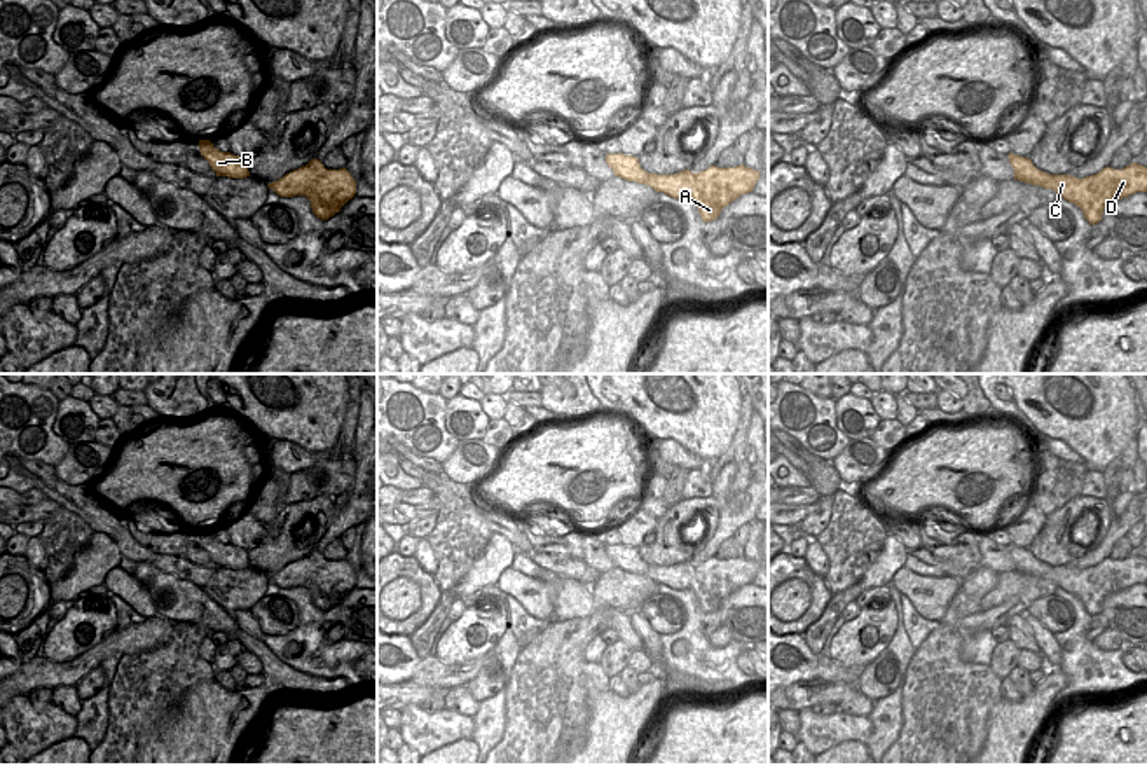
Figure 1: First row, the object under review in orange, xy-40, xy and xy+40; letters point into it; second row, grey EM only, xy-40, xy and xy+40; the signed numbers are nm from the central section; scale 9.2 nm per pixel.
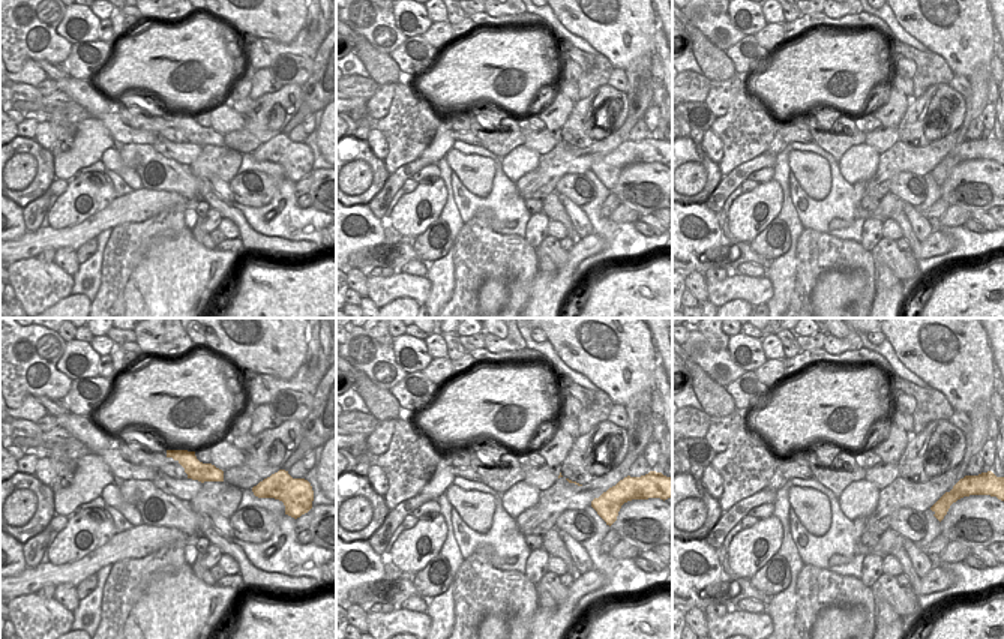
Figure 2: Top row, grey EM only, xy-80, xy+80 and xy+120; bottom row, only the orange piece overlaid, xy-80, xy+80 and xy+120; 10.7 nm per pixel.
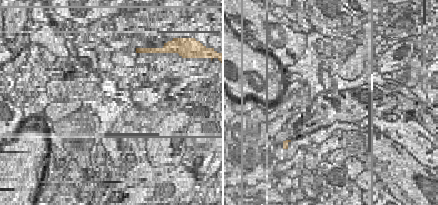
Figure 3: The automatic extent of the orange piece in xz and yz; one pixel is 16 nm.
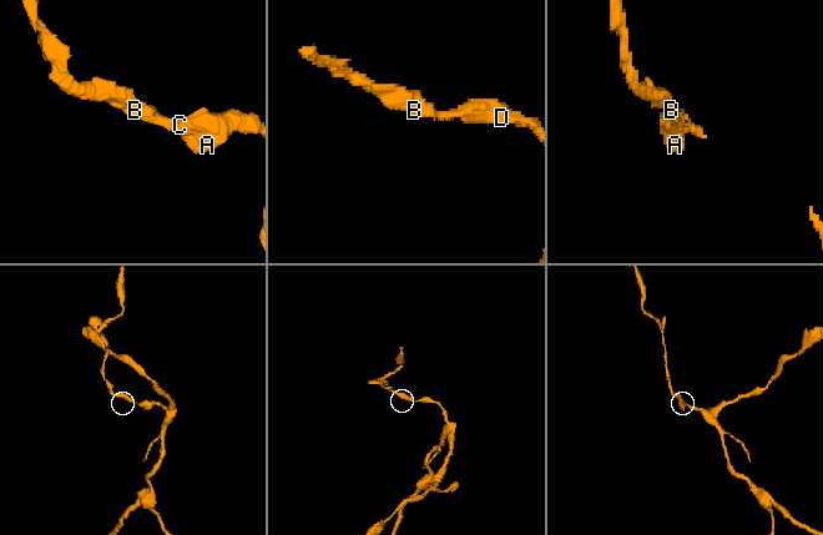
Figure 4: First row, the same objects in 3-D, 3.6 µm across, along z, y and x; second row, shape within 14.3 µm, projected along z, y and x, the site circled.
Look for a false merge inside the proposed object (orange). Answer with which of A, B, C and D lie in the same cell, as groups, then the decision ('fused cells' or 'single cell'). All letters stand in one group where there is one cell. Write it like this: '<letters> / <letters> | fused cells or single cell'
A B C D | single cell

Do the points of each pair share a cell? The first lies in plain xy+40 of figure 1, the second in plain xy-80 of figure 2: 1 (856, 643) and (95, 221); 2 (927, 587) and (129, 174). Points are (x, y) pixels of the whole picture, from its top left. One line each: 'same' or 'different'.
1: different
2: same

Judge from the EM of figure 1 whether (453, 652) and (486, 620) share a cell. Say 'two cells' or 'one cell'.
one cell

